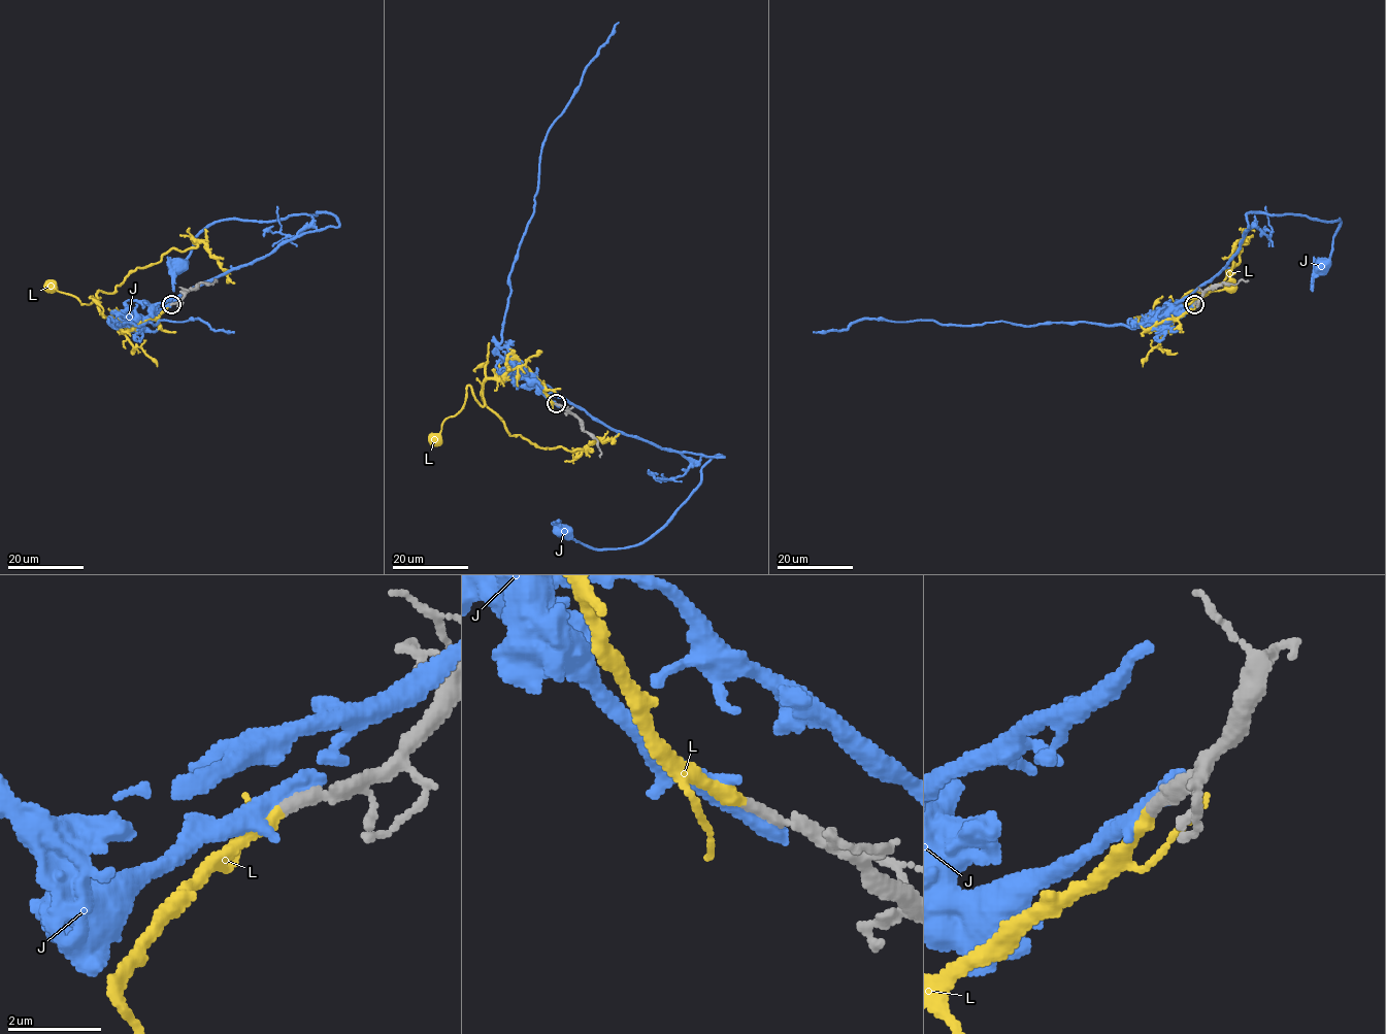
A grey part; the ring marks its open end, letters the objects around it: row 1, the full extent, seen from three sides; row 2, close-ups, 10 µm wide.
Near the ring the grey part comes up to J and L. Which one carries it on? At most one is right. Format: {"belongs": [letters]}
{"belongs": ["L"]}

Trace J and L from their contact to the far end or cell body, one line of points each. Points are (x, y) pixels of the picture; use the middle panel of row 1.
J: (556, 404), (538, 386), (627, 434), (723, 458), (702, 468), (701, 482), (636, 544), (594, 549), (561, 530)
L: (555, 403), (513, 354), (502, 380), (483, 384), (484, 403), (508, 433), (542, 447), (583, 451), (619, 434)

